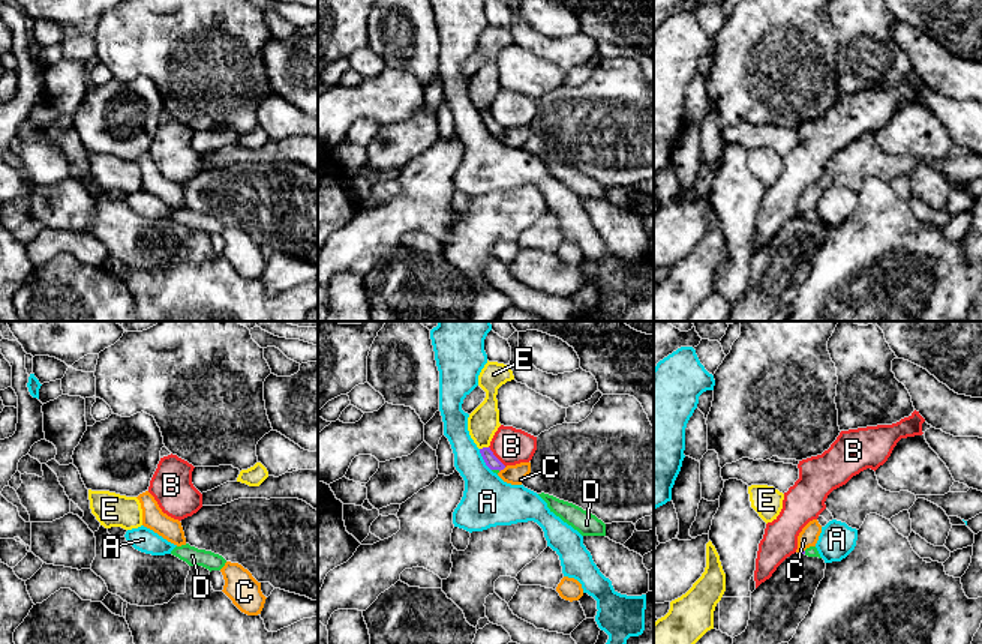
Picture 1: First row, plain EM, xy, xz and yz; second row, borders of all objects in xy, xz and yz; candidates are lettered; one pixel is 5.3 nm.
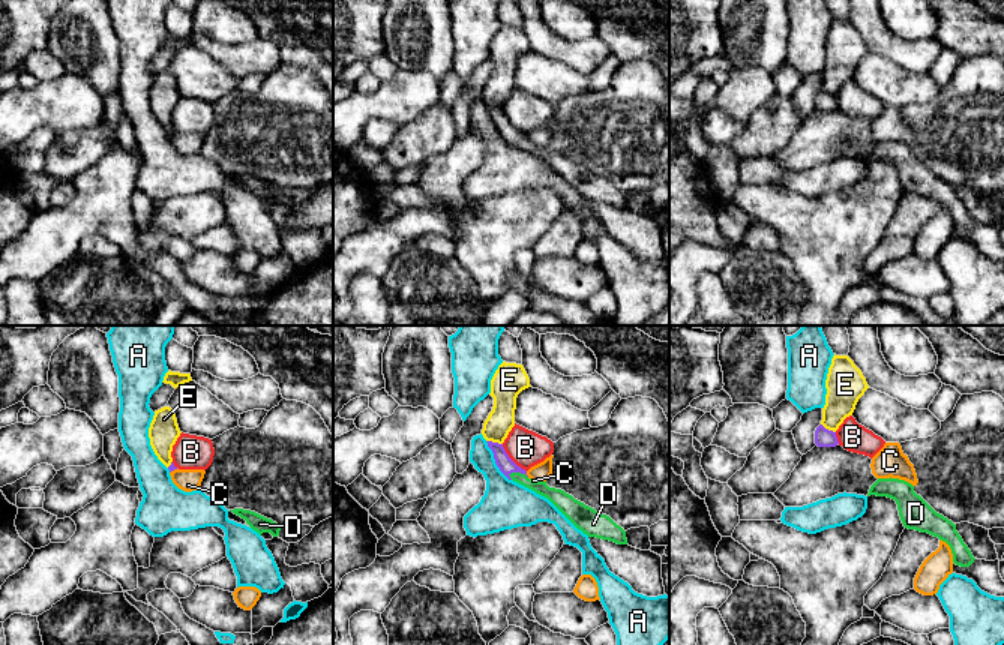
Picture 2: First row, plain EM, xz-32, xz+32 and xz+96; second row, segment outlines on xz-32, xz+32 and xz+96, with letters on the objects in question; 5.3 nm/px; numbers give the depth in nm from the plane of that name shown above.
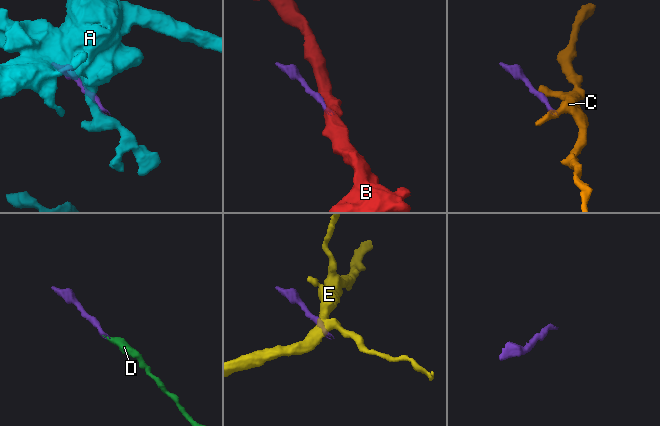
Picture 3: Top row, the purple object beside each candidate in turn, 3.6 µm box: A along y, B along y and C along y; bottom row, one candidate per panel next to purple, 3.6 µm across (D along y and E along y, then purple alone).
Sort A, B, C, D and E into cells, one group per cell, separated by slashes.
A / B / C / D / E

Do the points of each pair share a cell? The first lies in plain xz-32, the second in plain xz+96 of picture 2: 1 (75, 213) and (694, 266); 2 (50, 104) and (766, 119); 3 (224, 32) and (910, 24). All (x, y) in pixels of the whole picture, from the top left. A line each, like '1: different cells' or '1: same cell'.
1: same cell
2: different cells
3: same cell

